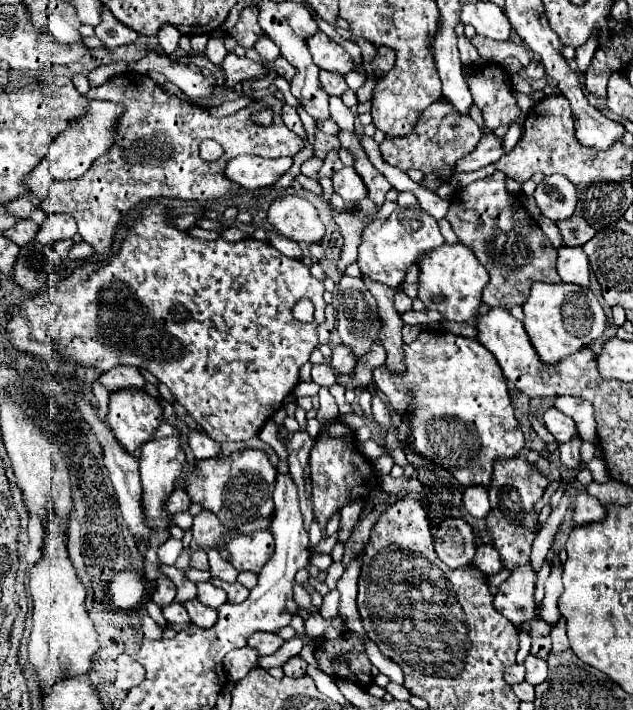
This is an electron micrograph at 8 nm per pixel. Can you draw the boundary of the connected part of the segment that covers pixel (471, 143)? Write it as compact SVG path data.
M441 97L421 113L411 135L385 137L385 141L379 147L383 159L401 171L419 169L423 173L433 173L439 179L449 181L457 173L457 161L477 147L481 135L483 131L471 117L457 117L457 113L453 113L453 105L449 105L449 101Z

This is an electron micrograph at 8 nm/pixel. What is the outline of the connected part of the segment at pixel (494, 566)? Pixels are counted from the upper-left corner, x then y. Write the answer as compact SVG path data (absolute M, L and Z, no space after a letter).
M481 545L481 547L477 547L477 553L473 557L473 565L479 567L487 577L493 577L493 575L497 575L503 569L501 557L493 549L493 545Z

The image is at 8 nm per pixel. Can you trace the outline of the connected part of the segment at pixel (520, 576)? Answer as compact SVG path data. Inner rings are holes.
M517 565L509 579L499 585L493 601L495 609L513 625L521 625L535 617L535 569L533 565Z

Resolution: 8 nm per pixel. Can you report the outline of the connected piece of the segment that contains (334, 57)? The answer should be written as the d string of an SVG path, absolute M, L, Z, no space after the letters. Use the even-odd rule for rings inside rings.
M317 31L313 37L307 39L309 51L313 55L313 61L319 69L335 71L341 75L347 75L357 69L353 57L331 37L327 37L323 31Z

